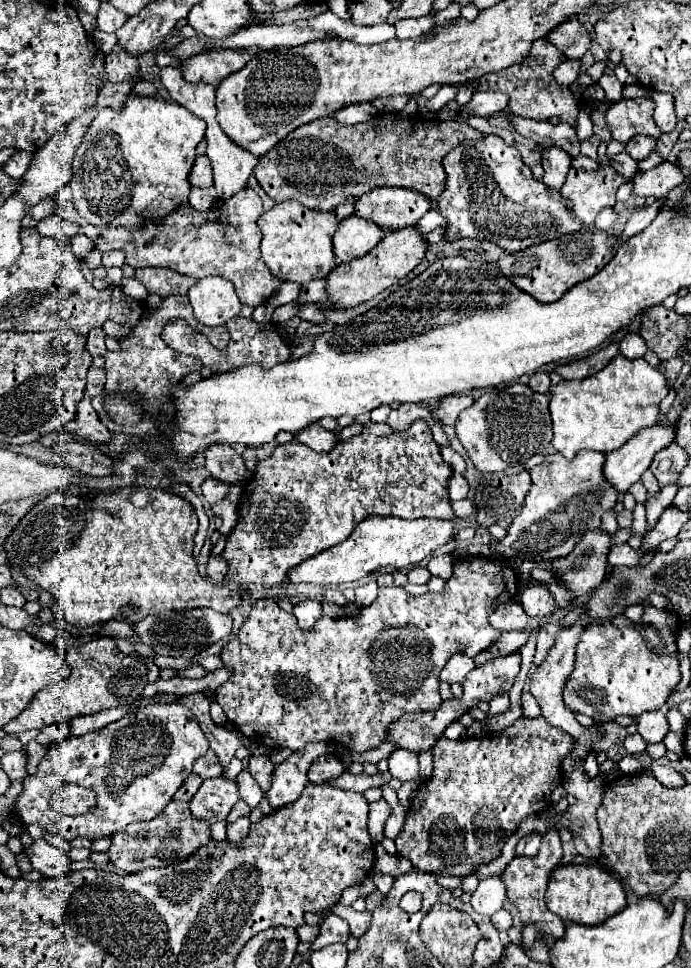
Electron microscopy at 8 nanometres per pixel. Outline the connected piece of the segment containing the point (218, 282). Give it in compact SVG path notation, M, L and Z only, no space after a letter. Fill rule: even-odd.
M222 277L198 279L188 291L188 299L196 319L208 327L226 325L226 321L236 317L242 309L232 281Z

